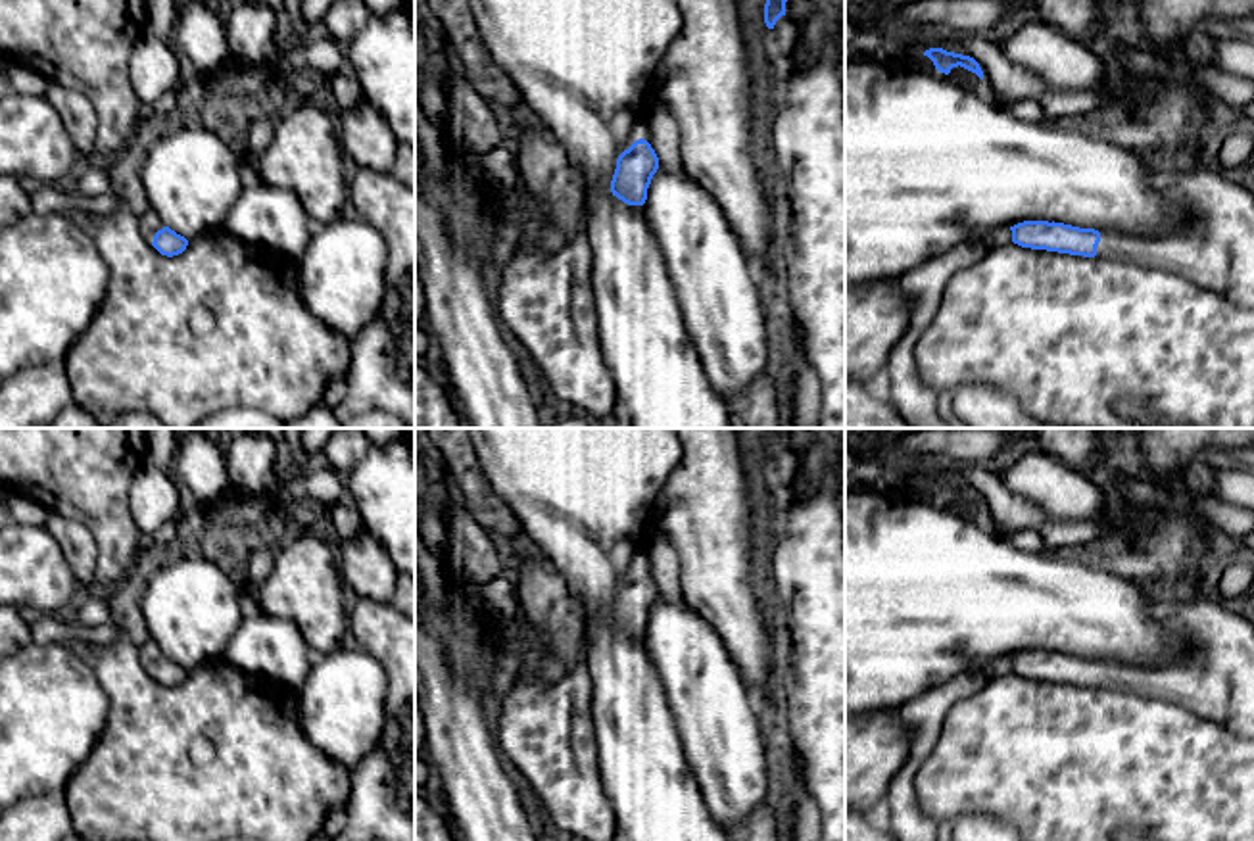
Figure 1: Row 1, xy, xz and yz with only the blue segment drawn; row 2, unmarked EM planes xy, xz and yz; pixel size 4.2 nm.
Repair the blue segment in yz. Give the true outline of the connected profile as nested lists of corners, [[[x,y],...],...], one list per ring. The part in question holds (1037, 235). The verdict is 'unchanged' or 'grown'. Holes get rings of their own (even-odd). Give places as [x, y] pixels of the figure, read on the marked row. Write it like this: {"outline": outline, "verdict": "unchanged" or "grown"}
{"outline": [[[1198,163],[1193,171],[1175,173],[1168,180],[1160,182],[1158,188],[1166,200],[1177,202],[1191,211],[1185,221],[1177,223],[1171,230],[1164,234],[1141,236],[1120,232],[1114,228],[1095,230],[1054,221],[1024,221],[1010,227],[1012,242],[1031,250],[1047,250],[1083,257],[1098,255],[1104,259],[1135,261],[1145,267],[1171,271],[1216,294],[1229,298],[1242,307],[1254,309],[1254,184],[1244,175],[1229,179],[1223,169],[1210,169]]], "verdict": "grown"}

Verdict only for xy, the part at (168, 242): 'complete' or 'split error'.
split error

